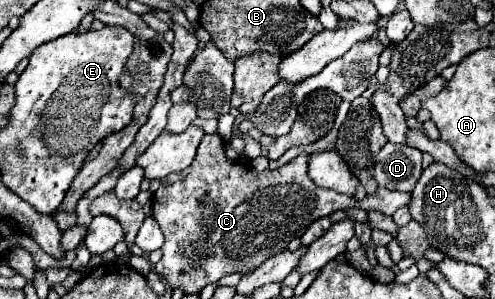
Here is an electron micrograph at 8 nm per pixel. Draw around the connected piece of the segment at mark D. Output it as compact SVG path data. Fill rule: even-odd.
M387 143L377 153L373 167L377 185L393 191L413 191L421 175L421 155L415 147Z

